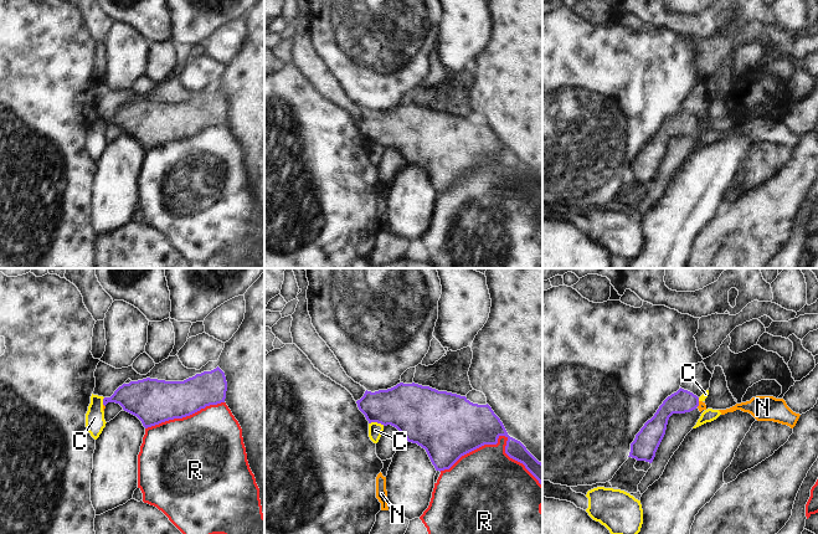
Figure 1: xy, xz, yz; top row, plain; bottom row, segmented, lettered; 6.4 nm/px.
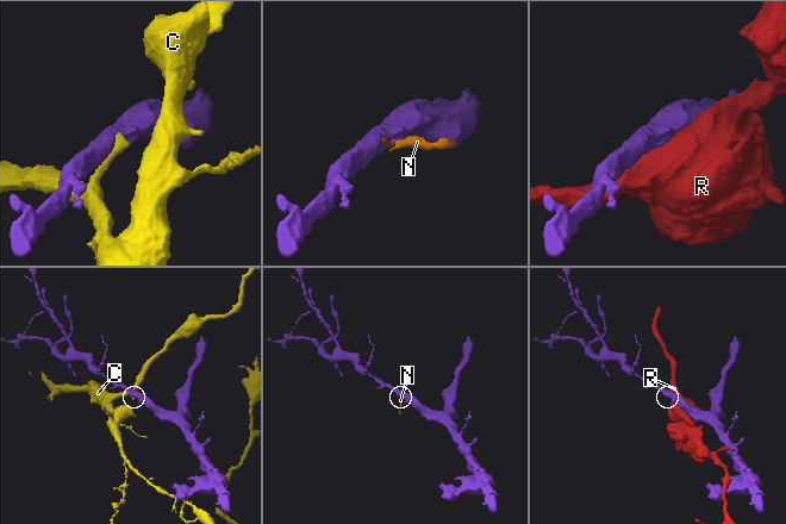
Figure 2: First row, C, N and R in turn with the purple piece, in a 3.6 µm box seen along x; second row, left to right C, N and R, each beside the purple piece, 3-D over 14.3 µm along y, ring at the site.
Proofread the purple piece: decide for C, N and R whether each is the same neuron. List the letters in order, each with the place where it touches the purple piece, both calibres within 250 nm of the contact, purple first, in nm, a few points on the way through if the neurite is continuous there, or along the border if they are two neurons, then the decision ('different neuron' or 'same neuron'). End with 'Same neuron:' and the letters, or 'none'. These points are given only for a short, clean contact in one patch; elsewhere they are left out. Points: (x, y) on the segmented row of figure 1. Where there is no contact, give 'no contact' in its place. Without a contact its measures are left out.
C: xz (376, 421) | 320/90 nm | along xz (369, 422), (384, 425) | different neuron
N: yz (698, 404) | 150/50 nm | along yz (699, 401), (696, 406) | different neuron
R: xz (498, 437) | 340/360 nm | different neuron
Same neuron: none

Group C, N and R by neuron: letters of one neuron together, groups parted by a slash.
C N / R

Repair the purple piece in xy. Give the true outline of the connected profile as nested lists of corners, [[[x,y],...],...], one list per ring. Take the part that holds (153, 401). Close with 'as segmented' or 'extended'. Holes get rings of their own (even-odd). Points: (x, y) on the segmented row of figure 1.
[[[217,366],[211,371],[204,371],[184,381],[165,381],[158,379],[143,379],[130,381],[119,386],[110,397],[103,399],[108,402],[119,404],[124,411],[137,416],[145,428],[161,422],[190,416],[210,405],[225,402],[227,381],[225,373]]] | as segmented

